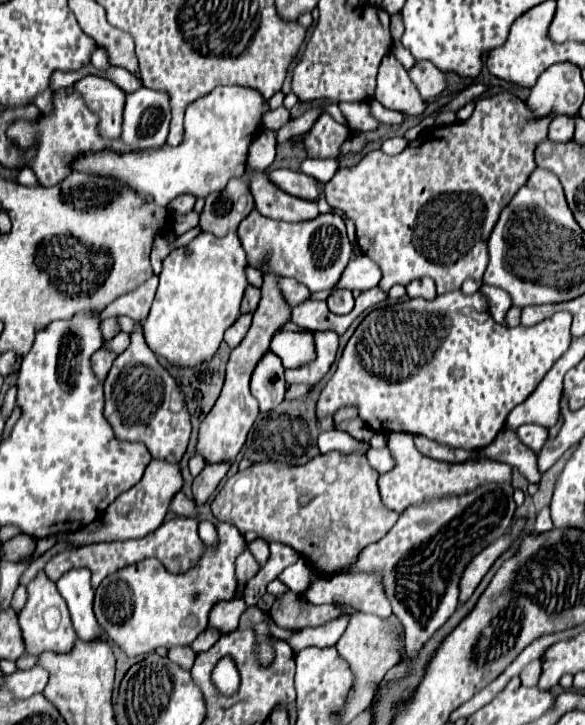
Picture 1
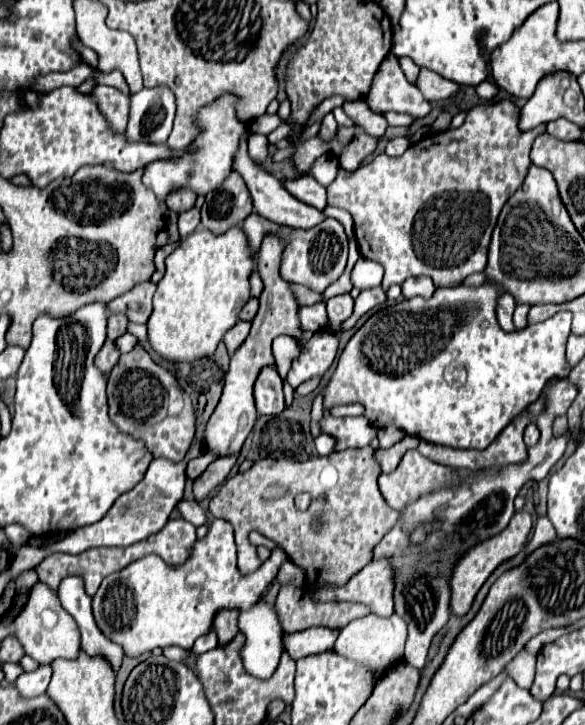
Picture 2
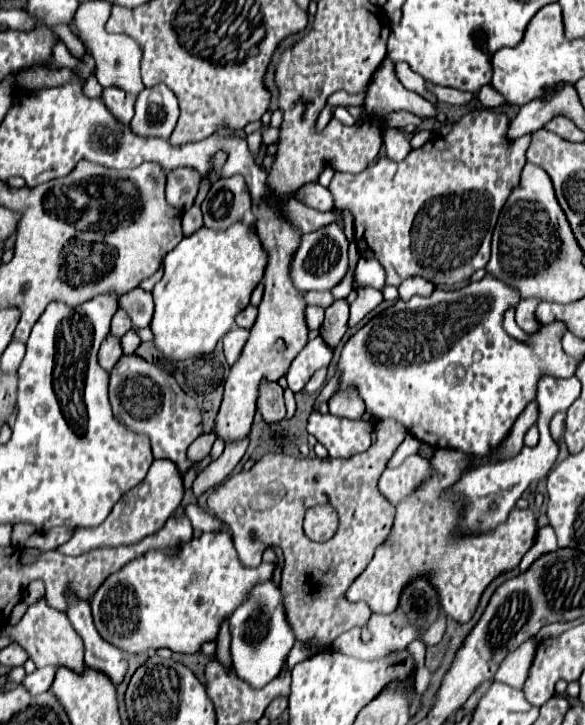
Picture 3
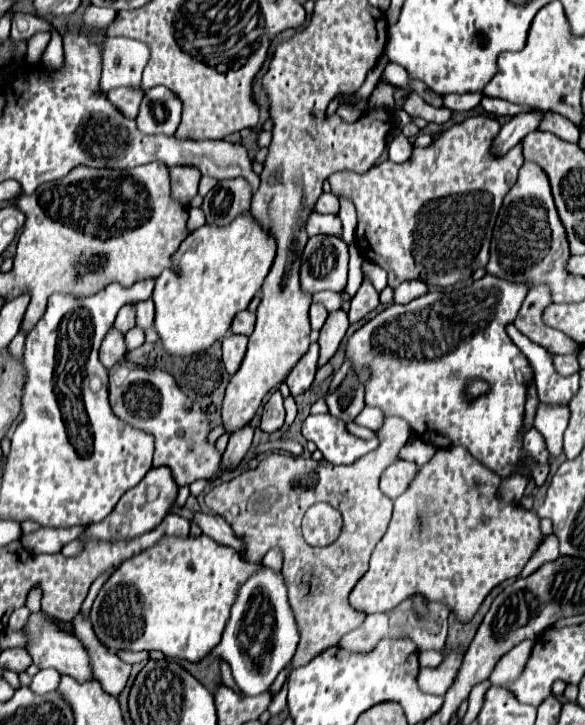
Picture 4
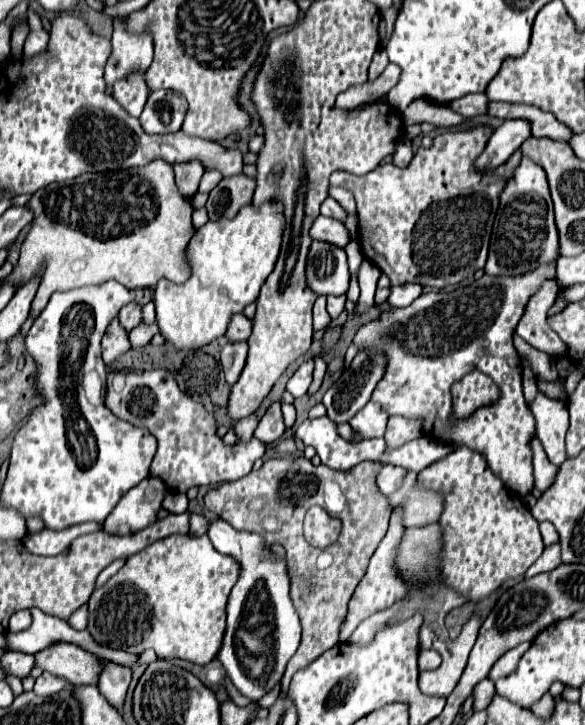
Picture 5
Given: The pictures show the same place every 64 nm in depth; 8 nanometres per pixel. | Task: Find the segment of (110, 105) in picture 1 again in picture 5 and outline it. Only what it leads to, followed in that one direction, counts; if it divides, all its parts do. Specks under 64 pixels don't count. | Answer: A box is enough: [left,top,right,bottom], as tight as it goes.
[112,72,150,116]

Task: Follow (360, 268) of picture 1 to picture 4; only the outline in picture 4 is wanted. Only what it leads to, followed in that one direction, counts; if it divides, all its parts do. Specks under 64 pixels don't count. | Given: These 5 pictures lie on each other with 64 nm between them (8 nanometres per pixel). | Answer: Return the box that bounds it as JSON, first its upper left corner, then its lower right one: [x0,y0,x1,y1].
[362,260,386,292]

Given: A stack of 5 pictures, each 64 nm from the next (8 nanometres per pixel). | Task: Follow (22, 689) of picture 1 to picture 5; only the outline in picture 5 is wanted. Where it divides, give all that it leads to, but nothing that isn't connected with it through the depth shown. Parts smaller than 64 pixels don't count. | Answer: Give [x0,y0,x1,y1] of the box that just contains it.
[34,672,68,696]

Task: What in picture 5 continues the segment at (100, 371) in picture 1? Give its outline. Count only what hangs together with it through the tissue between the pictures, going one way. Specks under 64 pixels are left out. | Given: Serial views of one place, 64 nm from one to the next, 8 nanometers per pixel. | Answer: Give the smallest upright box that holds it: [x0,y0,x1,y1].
[102,318,130,364]

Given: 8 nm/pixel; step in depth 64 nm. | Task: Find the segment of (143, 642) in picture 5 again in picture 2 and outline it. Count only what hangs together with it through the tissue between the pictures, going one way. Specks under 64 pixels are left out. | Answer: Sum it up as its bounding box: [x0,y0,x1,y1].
[92,520,288,656]

